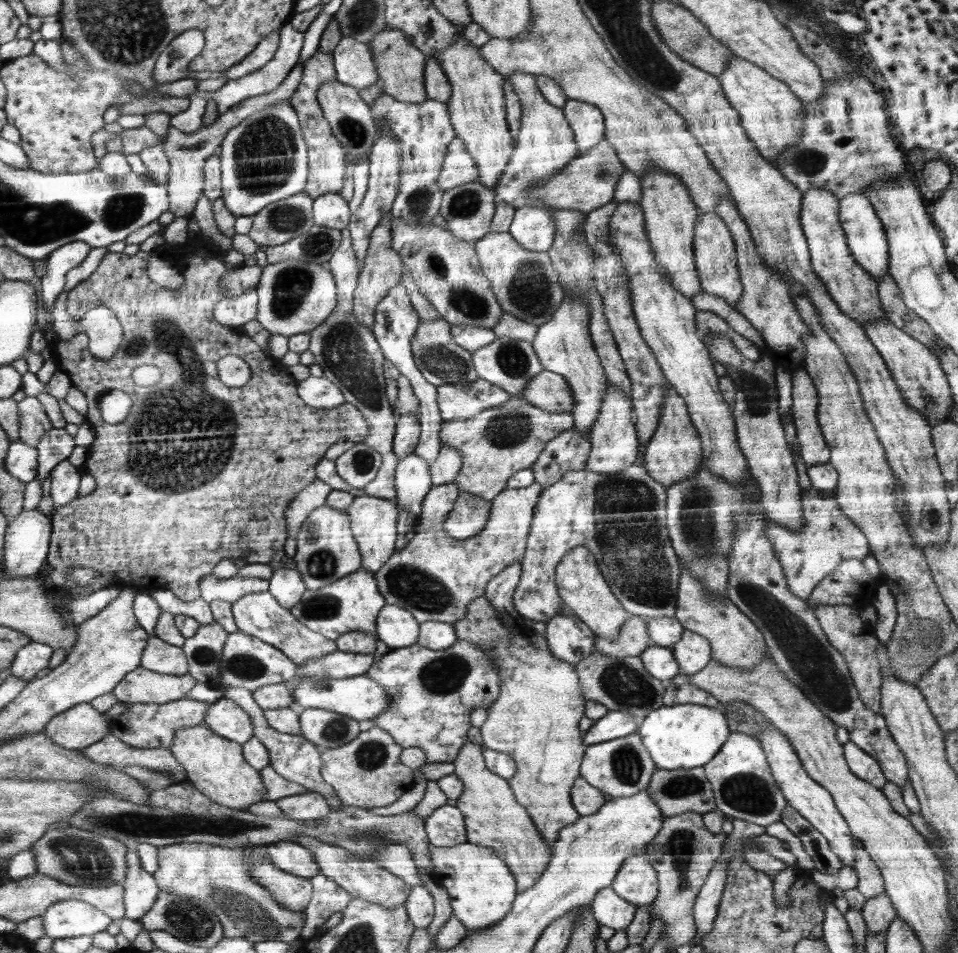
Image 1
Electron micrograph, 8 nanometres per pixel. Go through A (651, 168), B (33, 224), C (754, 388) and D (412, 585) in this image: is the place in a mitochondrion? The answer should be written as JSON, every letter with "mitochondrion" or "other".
{"A":"other","B":"mitochondrion","C":"mitochondrion","D":"mitochondrion"}

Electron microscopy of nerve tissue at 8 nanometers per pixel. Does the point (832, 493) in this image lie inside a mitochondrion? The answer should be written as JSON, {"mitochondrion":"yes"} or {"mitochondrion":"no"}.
{"mitochondrion":"no"}

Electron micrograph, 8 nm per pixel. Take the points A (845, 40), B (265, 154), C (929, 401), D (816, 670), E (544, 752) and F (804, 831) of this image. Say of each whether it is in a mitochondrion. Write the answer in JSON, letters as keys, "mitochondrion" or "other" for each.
{"A":"other","B":"mitochondrion","C":"other","D":"mitochondrion","E":"other","F":"other"}

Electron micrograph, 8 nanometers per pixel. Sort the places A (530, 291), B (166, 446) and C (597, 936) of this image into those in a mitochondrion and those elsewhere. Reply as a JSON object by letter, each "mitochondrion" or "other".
{"A":"mitochondrion","B":"mitochondrion","C":"other"}

